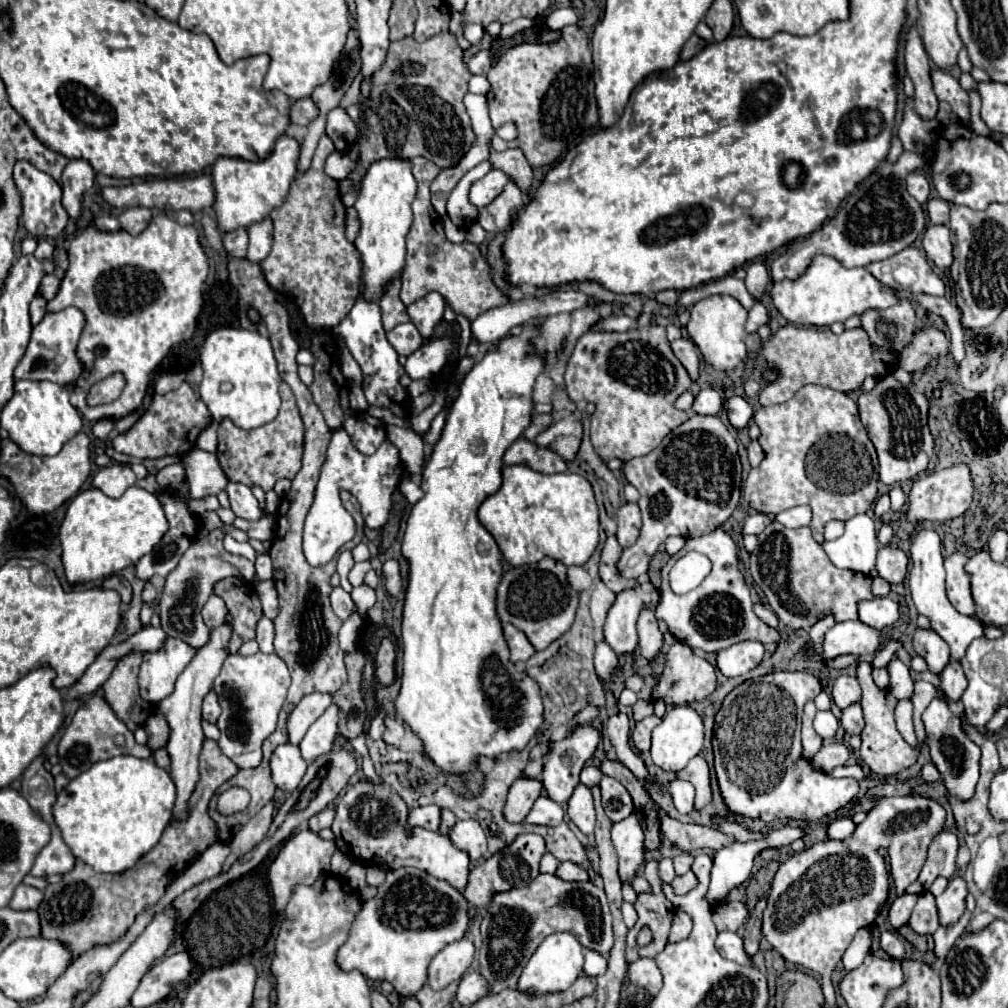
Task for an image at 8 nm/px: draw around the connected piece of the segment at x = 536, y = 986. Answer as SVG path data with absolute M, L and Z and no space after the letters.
M555 933L555 935L549 935L533 953L533 957L527 961L515 989L527 995L557 993L557 991L569 989L581 973L583 973L583 947L579 945L577 937L571 933Z

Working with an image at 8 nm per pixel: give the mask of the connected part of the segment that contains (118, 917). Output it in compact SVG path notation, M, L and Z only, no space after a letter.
M211 739L203 743L201 749L201 777L189 801L189 819L183 823L173 821L161 835L159 843L151 853L145 853L131 869L123 873L97 873L87 863L77 861L77 865L63 875L63 879L45 889L45 899L39 905L41 917L41 935L45 939L59 939L71 947L75 957L89 951L95 945L113 943L119 939L135 921L135 917L147 907L155 905L165 887L171 883L171 877L179 875L183 869L193 863L201 851L217 841L217 829L213 819L207 815L207 805L219 785L229 781L239 767L221 753L219 745Z

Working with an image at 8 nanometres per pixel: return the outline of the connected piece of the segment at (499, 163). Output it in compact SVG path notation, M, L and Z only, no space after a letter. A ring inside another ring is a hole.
M491 149L491 167L493 169L501 169L511 181L515 181L515 185L527 193L533 181L533 169L529 167L525 155L521 153L521 149L507 149L503 153L497 153L495 149Z

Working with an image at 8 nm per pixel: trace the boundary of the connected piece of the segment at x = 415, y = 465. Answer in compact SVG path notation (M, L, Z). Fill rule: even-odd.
M387 425L387 439L401 451L401 461L405 465L405 471L411 477L419 475L423 469L423 461L425 461L423 439L411 429L401 429L395 425Z

